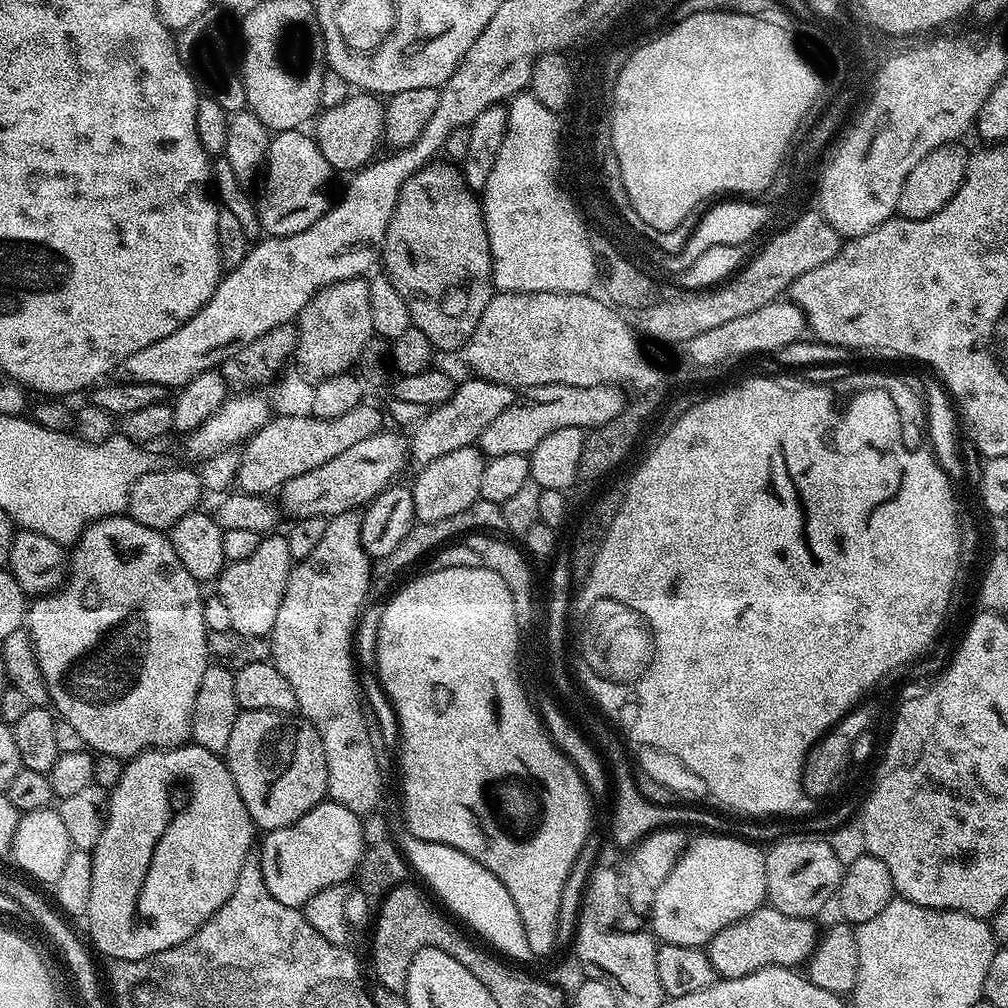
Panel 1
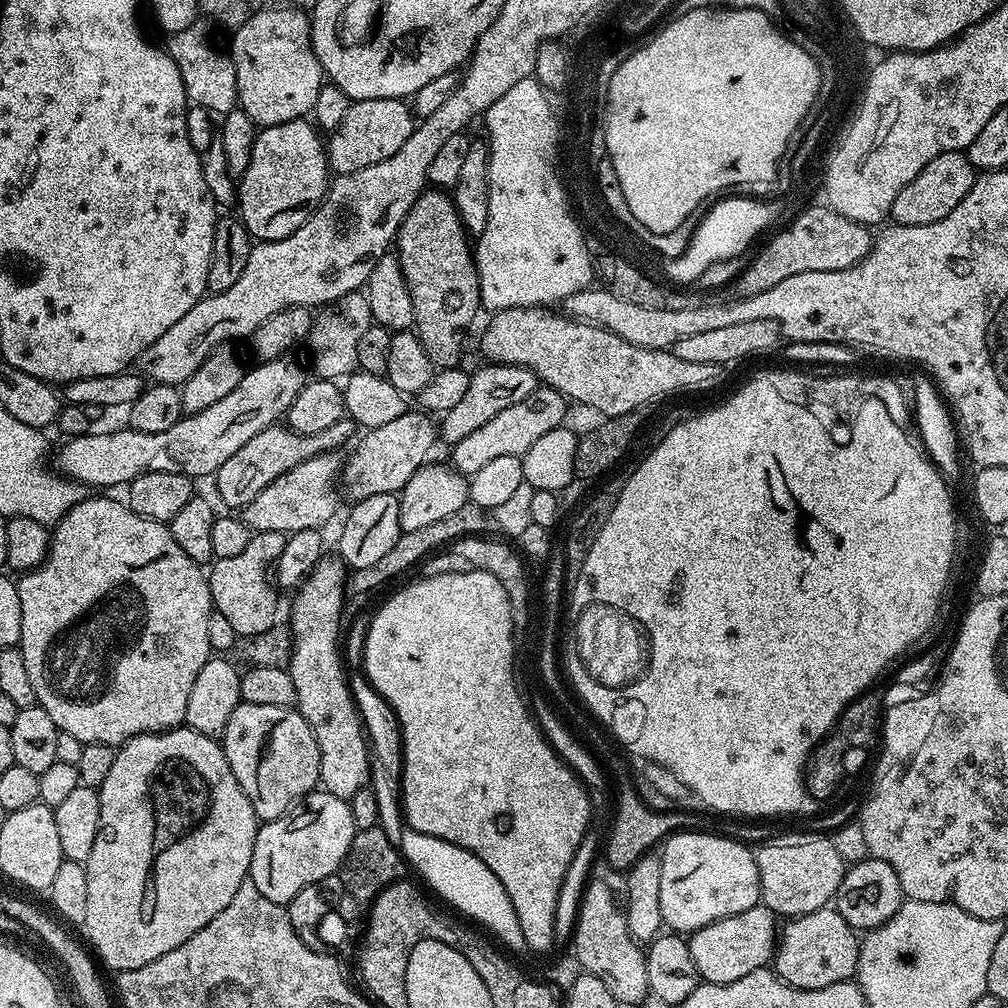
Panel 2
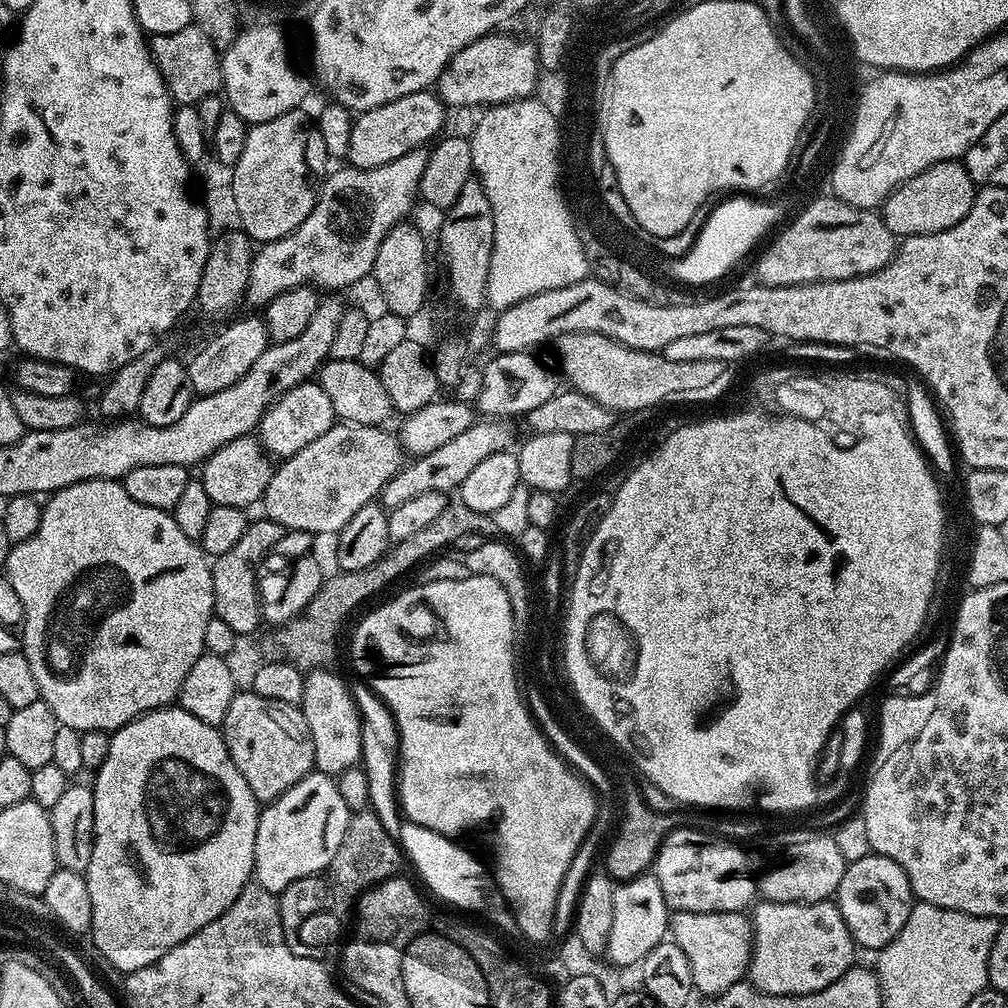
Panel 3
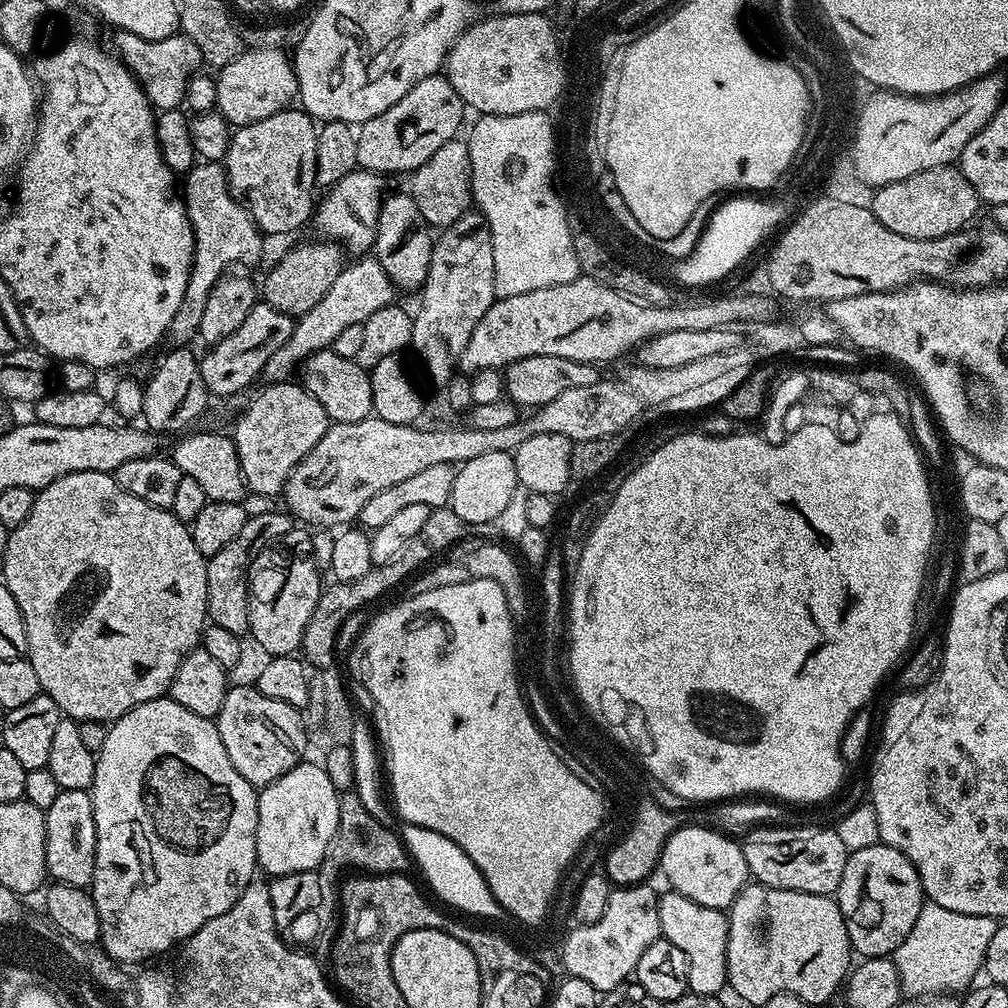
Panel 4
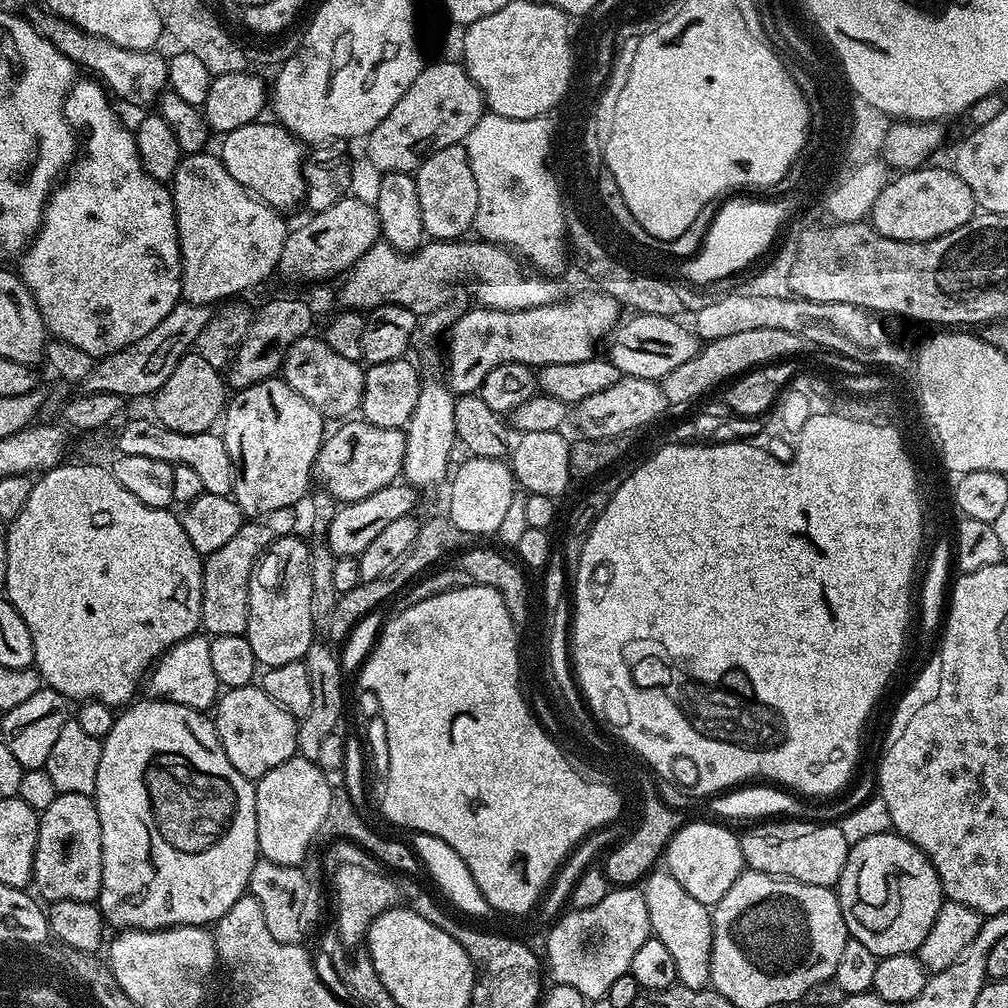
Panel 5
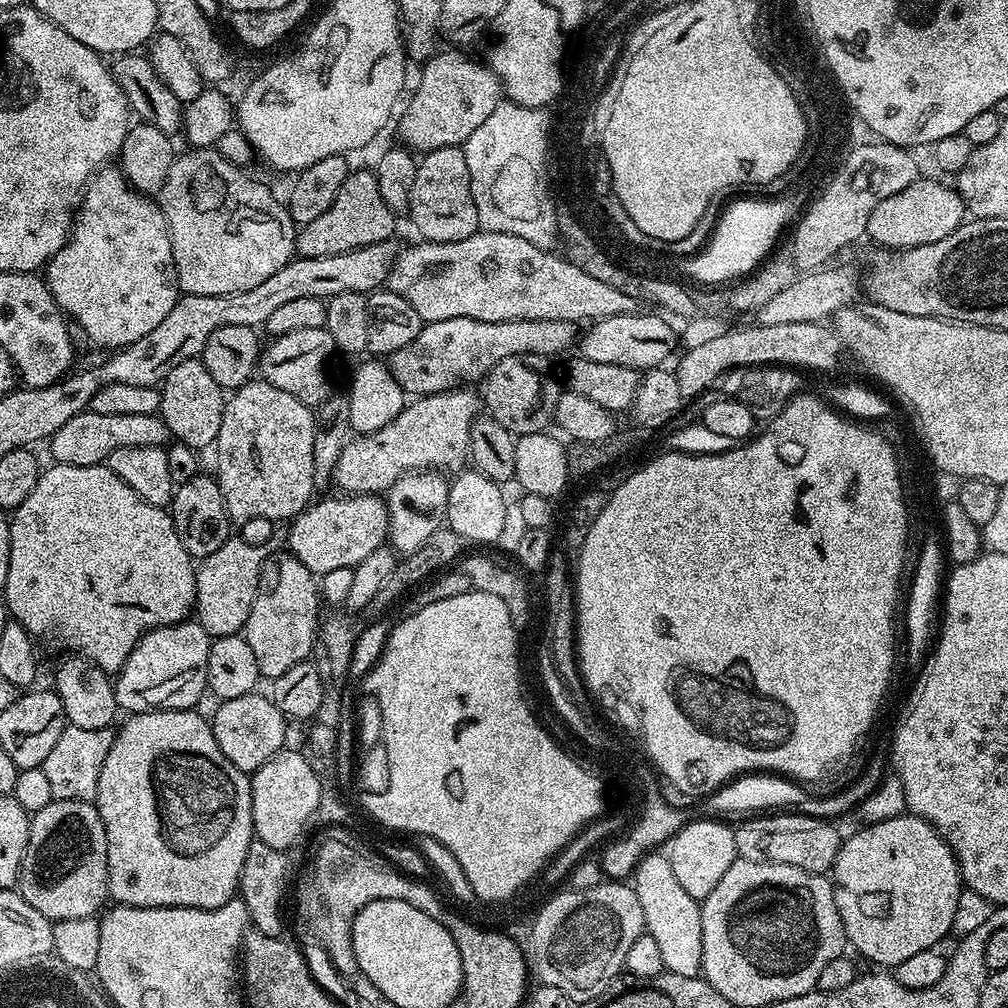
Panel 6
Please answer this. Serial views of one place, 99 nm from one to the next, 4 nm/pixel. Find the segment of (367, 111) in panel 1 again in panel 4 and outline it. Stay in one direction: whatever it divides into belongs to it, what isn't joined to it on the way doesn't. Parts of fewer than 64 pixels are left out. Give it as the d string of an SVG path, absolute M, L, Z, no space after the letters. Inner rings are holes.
M437 74L422 78L409 92L402 94L390 110L382 110L378 118L370 118L359 125L358 165L365 172L389 174L388 172L415 172L434 150L446 142L457 139L460 123L464 120L466 105L458 98L458 90L450 86L447 75Z

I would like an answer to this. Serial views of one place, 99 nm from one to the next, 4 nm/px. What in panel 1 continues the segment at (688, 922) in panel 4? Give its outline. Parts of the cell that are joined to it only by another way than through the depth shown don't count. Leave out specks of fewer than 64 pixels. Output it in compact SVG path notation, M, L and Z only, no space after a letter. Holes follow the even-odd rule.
M765 906L718 930L718 934L708 941L706 951L717 977L725 980L742 978L746 974L754 974L754 970L770 966L796 968L803 965L816 949L818 928L816 932L812 923L807 916L782 914L782 910Z

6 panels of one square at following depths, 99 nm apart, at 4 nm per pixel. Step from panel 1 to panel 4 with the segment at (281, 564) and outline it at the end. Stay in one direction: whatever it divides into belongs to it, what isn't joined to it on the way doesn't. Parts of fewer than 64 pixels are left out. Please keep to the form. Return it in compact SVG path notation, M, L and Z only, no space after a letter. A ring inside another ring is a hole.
M287 511L255 512L249 515L246 526L218 554L207 557L208 573L208 620L222 626L222 630L230 630L230 634L243 637L248 632L248 569L252 560L261 548L272 543L282 534L294 527L294 520Z

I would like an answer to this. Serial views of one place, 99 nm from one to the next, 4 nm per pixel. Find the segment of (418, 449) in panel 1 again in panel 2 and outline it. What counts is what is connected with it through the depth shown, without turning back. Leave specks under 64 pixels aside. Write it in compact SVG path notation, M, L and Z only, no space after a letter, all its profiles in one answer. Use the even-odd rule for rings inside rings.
M485 363L472 374L470 390L466 390L466 395L454 406L454 410L443 413L438 424L438 432L443 443L445 440L445 445L451 446L462 442L466 434L471 434L473 430L478 430L478 426L490 422L490 418L494 418L494 414L499 414L501 410L506 410L506 406L514 406L514 402L530 398L530 394L534 394L537 387L538 381L534 373L522 366Z

